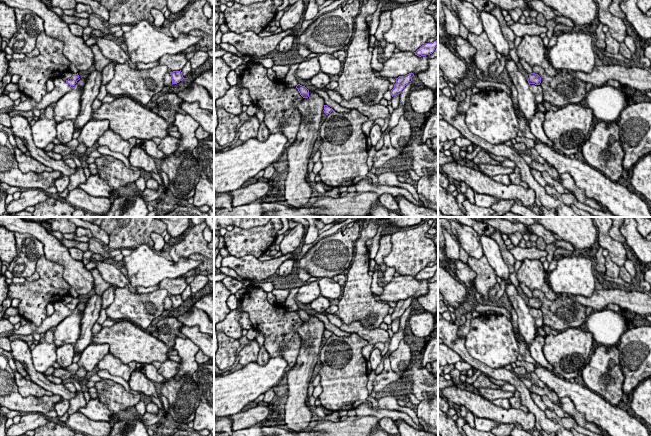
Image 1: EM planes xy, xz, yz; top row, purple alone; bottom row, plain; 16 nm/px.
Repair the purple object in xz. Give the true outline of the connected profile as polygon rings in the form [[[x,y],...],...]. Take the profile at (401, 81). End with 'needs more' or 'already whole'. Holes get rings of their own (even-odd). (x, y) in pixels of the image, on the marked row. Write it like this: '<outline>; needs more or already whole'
[[[409,73],[405,76],[399,76],[398,78],[396,78],[394,88],[391,90],[392,97],[400,94],[405,86],[412,81],[413,76],[413,73]]]; already whole

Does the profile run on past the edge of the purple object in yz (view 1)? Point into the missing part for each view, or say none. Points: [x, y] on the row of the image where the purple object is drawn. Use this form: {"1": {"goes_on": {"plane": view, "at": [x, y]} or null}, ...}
{"1": {"goes_on": null}}

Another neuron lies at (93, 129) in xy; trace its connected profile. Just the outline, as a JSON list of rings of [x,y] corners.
[[[91,118],[80,130],[78,142],[83,143],[87,148],[92,147],[99,137],[109,129],[108,120],[97,120]]]

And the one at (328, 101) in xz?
[[[324,89],[314,90],[314,93],[318,94],[323,98],[325,105],[332,108],[334,111],[338,113],[348,113],[351,109],[341,106],[339,103],[332,100],[328,93]]]

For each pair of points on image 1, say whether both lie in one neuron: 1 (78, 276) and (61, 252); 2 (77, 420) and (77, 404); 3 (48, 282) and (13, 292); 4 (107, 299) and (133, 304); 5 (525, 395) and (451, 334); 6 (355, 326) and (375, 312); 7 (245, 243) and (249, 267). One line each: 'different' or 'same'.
1: same
2: different
3: same
4: different
5: same
6: different
7: different

